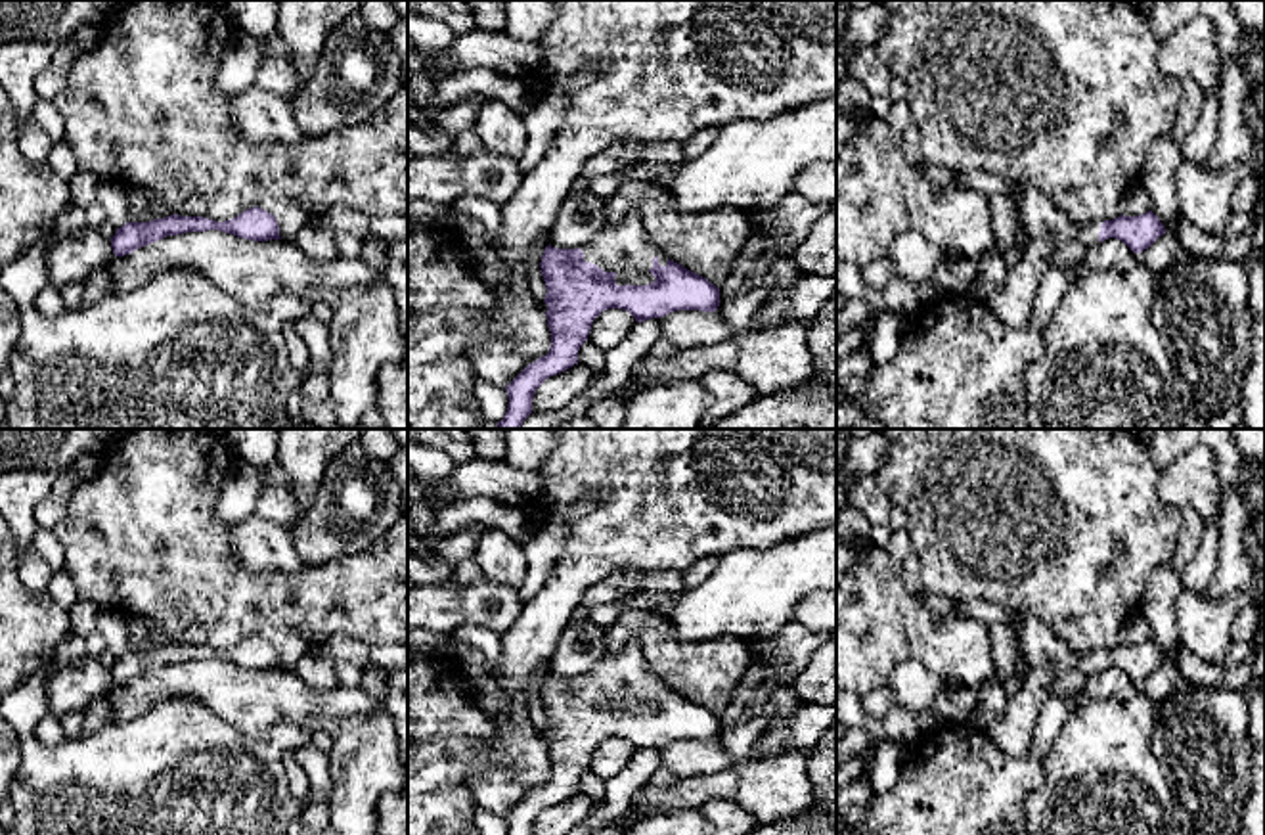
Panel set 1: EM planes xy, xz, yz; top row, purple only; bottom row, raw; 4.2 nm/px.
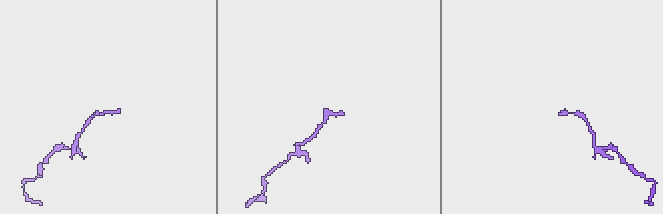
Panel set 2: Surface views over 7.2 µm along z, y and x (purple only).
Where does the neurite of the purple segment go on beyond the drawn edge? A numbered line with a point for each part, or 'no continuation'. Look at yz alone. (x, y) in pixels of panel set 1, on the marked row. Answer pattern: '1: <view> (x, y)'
1: yz (1087, 236)

